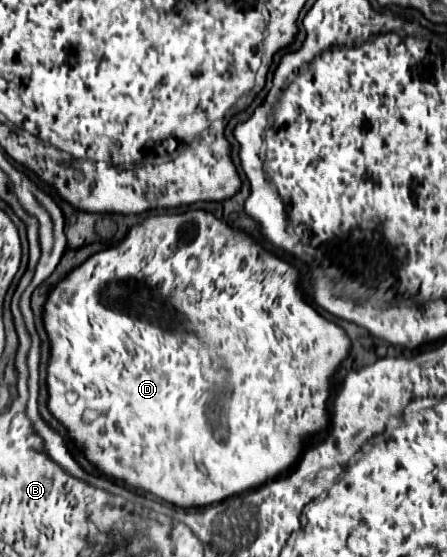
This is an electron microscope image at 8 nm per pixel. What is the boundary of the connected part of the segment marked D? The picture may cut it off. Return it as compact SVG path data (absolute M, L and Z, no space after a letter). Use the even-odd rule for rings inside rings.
M205 210L149 216L141 224L133 226L122 241L106 244L107 248L91 254L81 266L73 268L49 292L43 304L43 326L49 338L51 352L47 364L47 410L67 430L71 442L105 476L123 480L127 486L145 490L157 496L159 500L179 508L201 508L217 504L225 498L257 488L287 472L301 454L303 440L315 434L315 428L321 432L325 430L325 426L329 426L327 398L331 376L351 350L351 340L347 338L345 330L325 320L313 306L303 300L297 288L297 268L267 252L249 234L231 228L229 224L217 220L211 212ZM87 412L95 412L97 416L85 422L83 416Z

